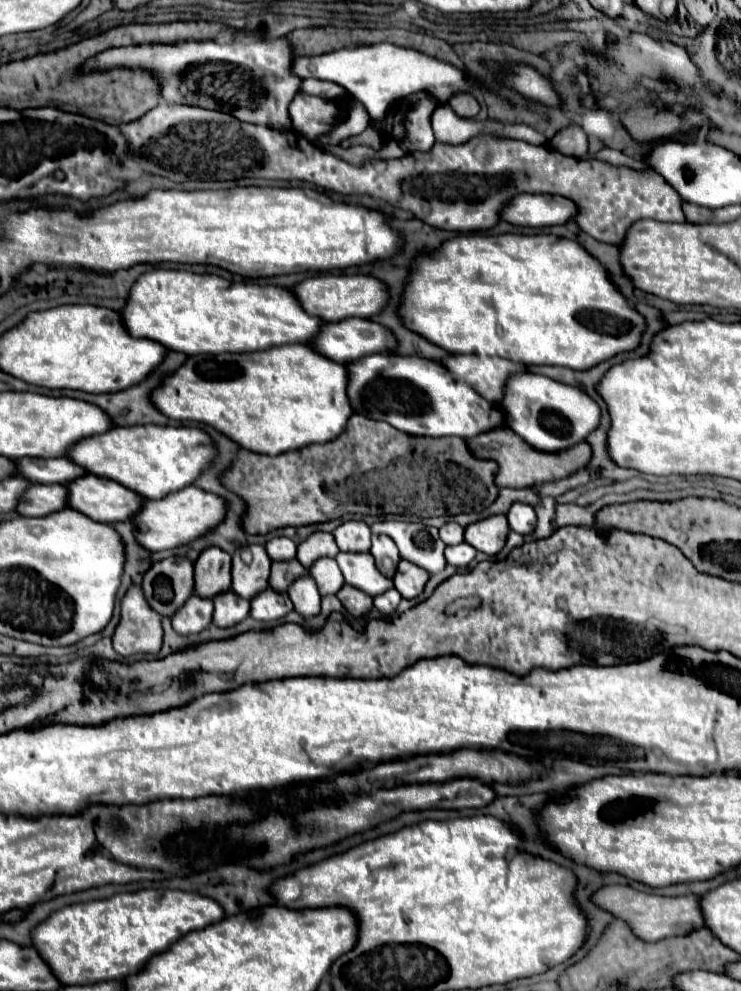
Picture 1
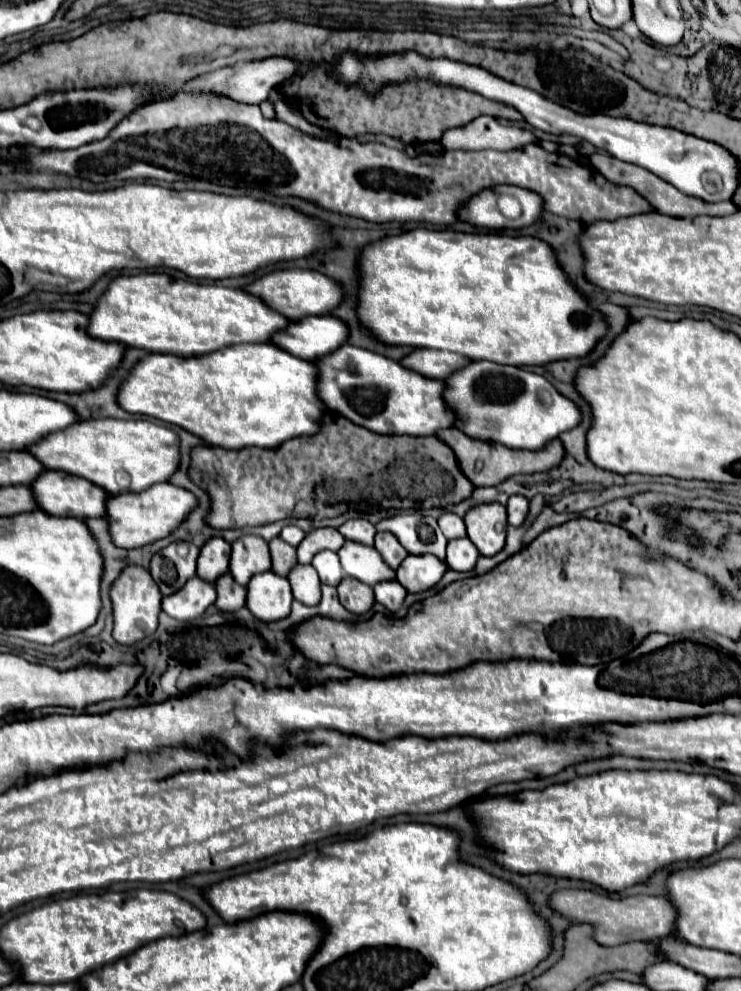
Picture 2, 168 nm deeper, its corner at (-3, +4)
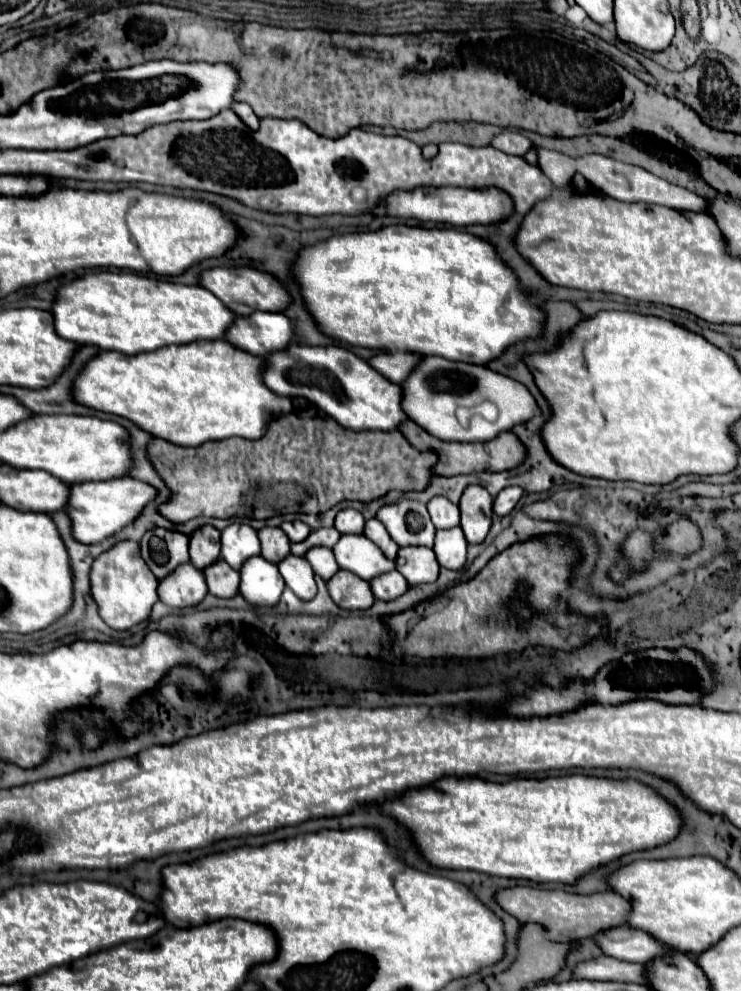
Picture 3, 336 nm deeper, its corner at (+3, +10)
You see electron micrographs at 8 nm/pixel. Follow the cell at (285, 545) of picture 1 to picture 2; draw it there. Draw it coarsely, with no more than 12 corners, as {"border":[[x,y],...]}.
{"border":[[295,525],[283,527],[279,537],[297,547],[305,533]]}

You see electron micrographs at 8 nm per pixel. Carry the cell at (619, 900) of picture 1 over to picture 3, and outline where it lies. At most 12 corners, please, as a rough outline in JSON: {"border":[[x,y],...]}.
{"border":[[509,887],[495,903],[555,943],[623,925],[613,891]]}

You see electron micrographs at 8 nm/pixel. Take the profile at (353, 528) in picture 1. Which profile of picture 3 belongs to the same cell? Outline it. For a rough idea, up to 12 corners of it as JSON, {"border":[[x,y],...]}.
{"border":[[355,509],[335,517],[339,533],[363,533],[365,519]]}

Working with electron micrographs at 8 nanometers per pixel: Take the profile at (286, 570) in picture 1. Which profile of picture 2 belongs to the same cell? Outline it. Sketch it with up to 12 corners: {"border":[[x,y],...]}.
{"border":[[279,537],[269,543],[271,571],[287,577],[297,565],[295,547],[281,543]]}

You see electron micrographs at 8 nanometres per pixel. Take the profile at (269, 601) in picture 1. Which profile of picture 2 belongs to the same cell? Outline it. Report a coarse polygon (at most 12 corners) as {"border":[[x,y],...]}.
{"border":[[267,573],[247,585],[247,609],[261,621],[291,613],[287,579]]}

